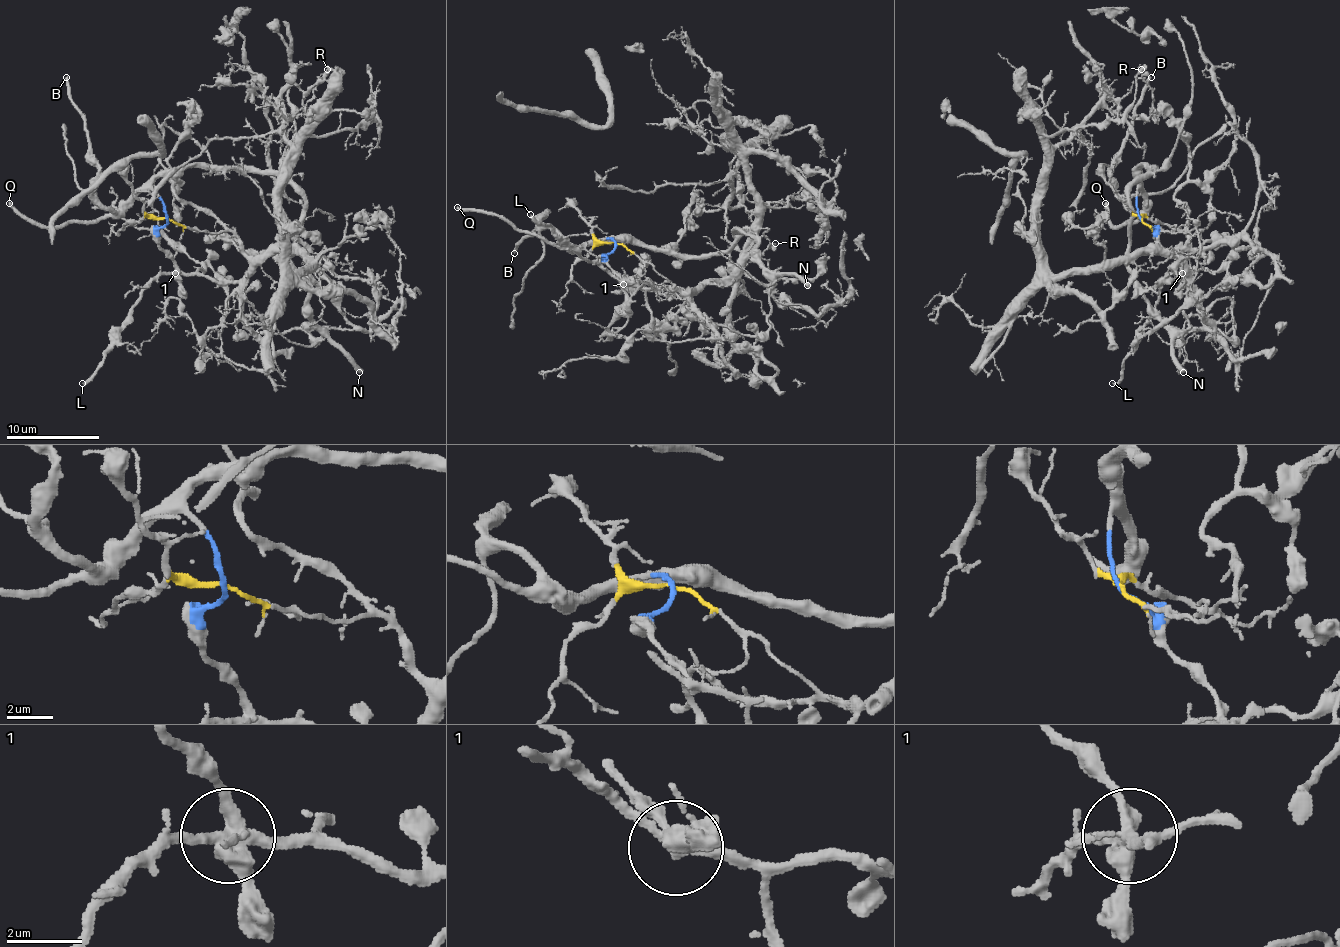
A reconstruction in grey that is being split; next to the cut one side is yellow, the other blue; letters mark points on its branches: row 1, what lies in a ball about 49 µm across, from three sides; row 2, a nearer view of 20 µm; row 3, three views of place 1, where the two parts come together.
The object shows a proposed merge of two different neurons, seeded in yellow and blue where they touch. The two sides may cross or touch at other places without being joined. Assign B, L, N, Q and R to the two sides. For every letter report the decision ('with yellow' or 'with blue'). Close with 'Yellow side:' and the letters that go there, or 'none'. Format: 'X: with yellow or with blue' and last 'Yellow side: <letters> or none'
B: with blue
L: with yellow
N: with blue
Q: with blue
R: with yellow
Yellow side: L, R

